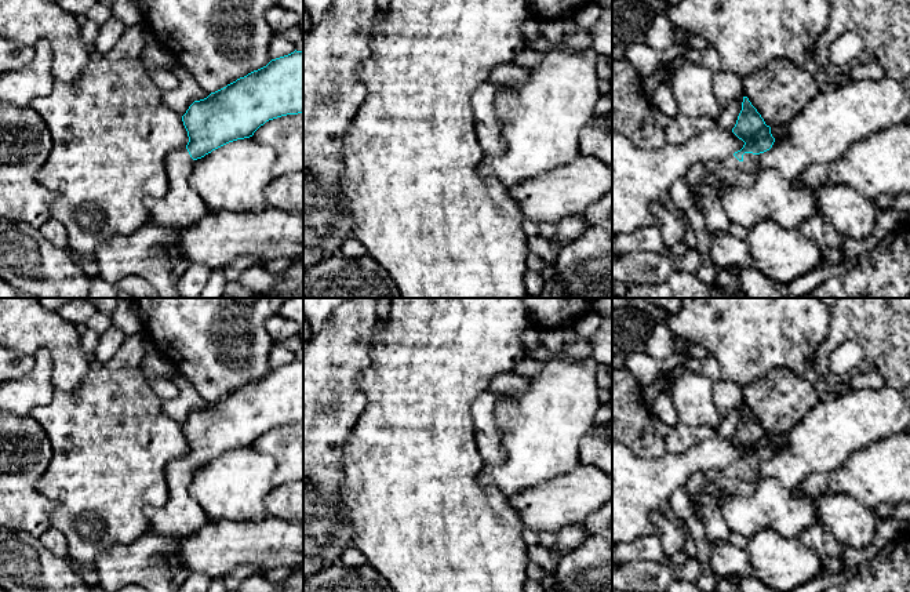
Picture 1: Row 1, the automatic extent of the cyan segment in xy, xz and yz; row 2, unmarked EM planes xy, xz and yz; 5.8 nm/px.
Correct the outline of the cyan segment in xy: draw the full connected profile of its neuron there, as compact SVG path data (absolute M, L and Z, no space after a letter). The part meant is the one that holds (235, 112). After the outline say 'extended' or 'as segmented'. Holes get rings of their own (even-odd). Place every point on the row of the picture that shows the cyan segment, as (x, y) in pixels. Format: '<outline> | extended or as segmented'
M296 50L272 59L266 66L211 92L207 98L194 101L182 116L189 137L188 145L165 157L167 193L146 196L143 200L149 213L146 224L182 229L199 222L210 211L189 184L194 161L229 142L252 137L269 120L298 113L303 113L303 51Z | extended

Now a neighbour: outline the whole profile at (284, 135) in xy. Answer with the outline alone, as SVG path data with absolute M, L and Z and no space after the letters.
M303 113L269 120L254 132L252 138L276 152L272 168L274 178L303 171Z

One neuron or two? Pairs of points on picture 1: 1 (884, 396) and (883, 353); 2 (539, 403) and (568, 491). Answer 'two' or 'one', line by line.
1: two
2: two

